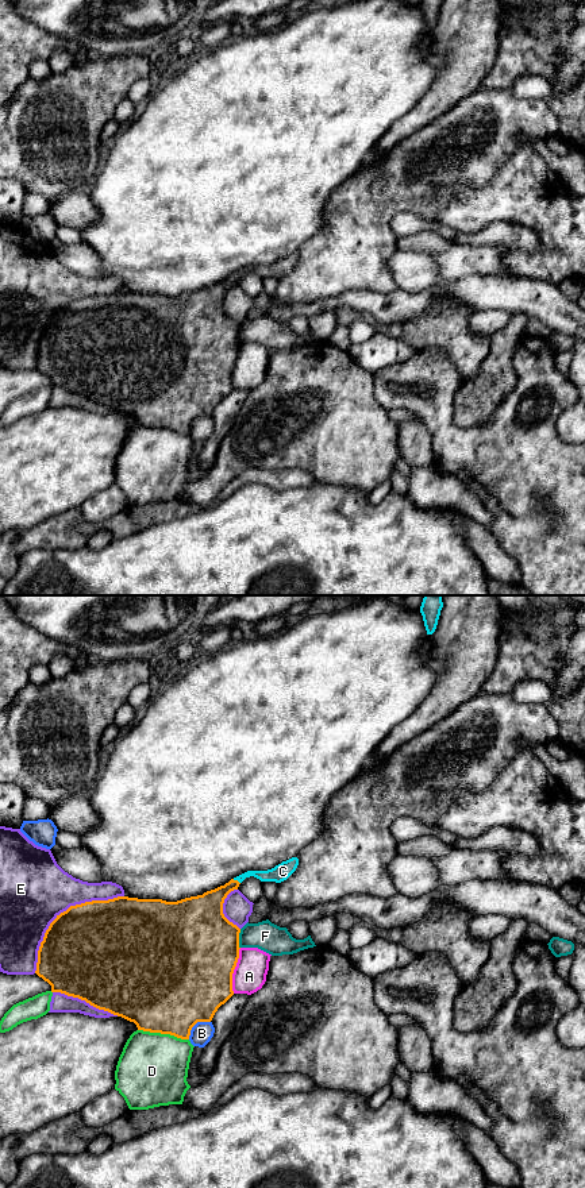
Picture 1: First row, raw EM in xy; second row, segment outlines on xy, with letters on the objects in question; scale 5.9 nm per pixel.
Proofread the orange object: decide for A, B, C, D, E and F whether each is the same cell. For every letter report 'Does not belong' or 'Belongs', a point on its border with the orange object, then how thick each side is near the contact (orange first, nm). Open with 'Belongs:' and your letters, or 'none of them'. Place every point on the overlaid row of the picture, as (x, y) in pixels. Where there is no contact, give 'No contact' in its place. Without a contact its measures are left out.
Belongs: C
A: Does not belong. Touches orange at xy (233, 971). Thickness 500 nm (orange) against 200 nm
B: Does not belong. Touches orange at xy (195, 1023). Thickness 500 nm (orange) against 130 nm
C: Belongs. Touches orange at xy (237, 880). Thickness 190 nm (orange) against 90 nm
D: Does not belong. Touches orange at xy (164, 1033). Thickness 500 nm (orange) against 420 nm
E: Does not belong. Touches orange at xy (64, 911). Thickness 500 nm (orange) against 400 nm
F: Does not belong. Touches orange at xy (238, 938). Thickness 500 nm (orange) against 170 nm

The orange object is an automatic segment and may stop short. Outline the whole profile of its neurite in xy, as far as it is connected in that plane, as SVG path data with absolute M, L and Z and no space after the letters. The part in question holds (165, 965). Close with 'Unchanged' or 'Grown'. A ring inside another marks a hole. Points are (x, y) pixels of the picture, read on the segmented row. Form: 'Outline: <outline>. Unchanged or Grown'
Outline: M292 857L268 871L247 871L224 886L177 902L118 896L70 906L57 915L38 950L35 973L51 986L51 992L85 1000L91 1006L134 1022L138 1030L189 1040L197 1022L211 1022L218 1008L232 995L232 973L239 958L240 929L223 914L227 895L250 876L281 883L297 868Z. Grown

